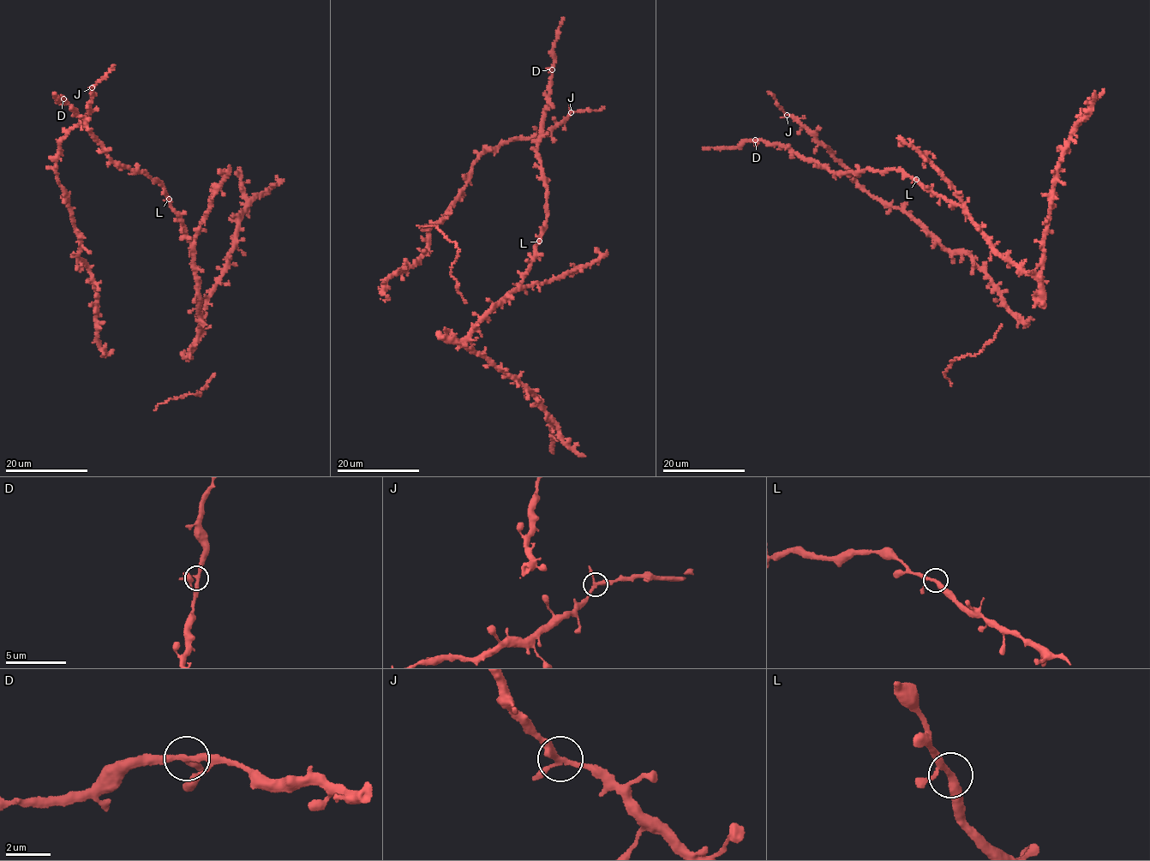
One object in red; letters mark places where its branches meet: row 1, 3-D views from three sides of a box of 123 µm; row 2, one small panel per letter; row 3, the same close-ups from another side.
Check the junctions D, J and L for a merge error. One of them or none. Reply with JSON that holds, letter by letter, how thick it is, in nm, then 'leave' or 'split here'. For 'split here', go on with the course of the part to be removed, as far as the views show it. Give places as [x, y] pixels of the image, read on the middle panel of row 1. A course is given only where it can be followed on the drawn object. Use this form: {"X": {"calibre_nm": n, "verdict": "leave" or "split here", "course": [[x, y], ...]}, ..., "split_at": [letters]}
{"D": {"calibre_nm": 240, "verdict": "leave"}, "J": {"calibre_nm": 240, "verdict": "leave"}, "L": {"calibre_nm": 240, "verdict": "leave"}, "split_at": []}

